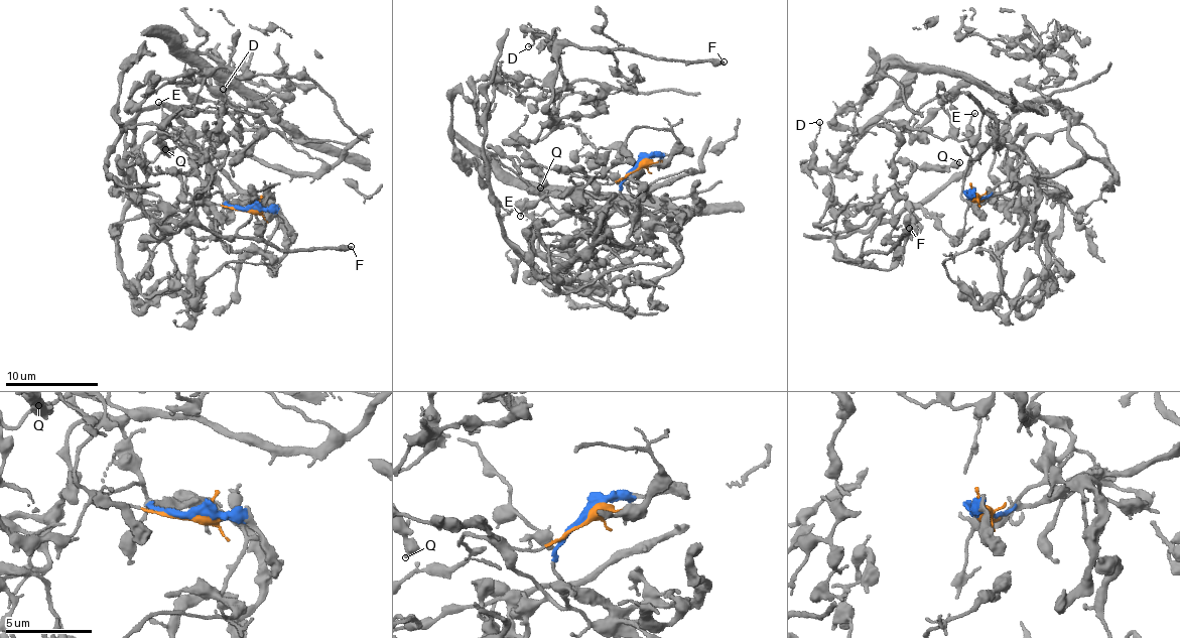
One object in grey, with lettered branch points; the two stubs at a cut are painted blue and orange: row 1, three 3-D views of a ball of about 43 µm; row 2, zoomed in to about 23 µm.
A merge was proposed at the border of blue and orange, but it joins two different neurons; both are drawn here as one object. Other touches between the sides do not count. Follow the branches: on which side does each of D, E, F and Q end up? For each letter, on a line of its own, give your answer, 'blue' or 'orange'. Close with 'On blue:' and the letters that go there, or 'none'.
D: orange
E: orange
F: orange
Q: orange
On blue: none

